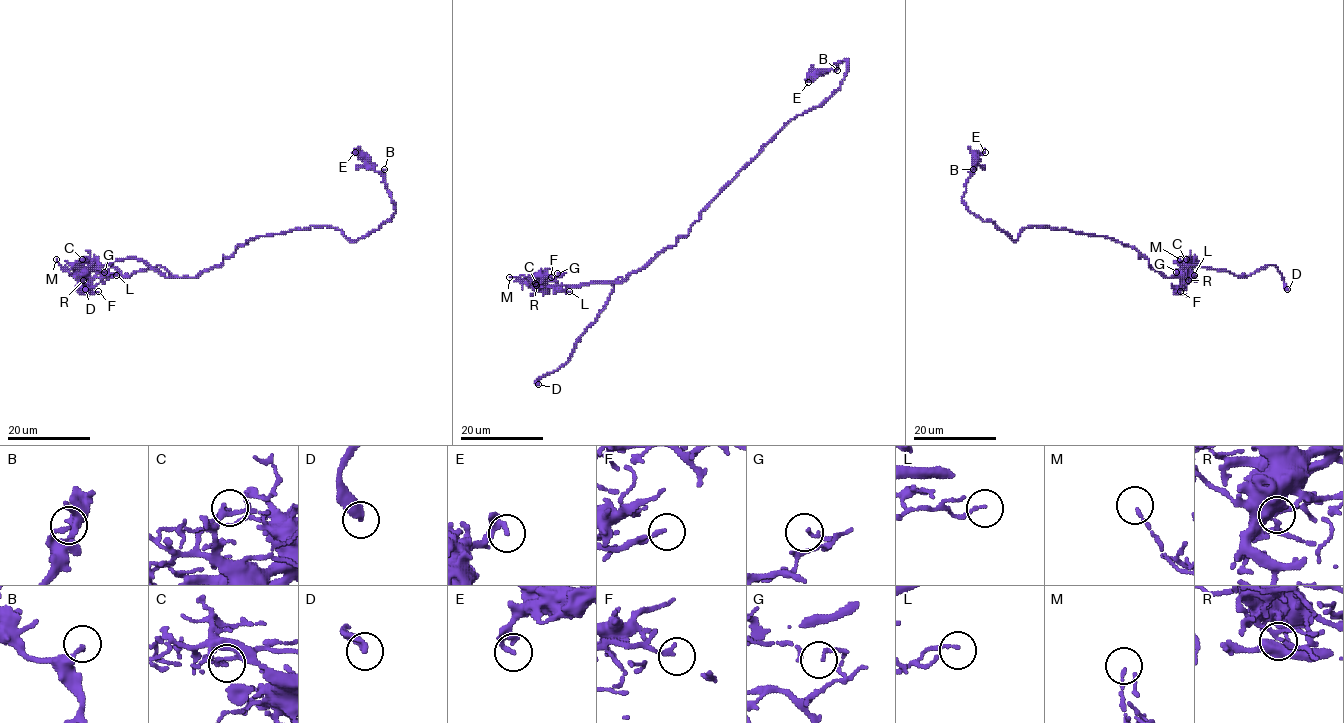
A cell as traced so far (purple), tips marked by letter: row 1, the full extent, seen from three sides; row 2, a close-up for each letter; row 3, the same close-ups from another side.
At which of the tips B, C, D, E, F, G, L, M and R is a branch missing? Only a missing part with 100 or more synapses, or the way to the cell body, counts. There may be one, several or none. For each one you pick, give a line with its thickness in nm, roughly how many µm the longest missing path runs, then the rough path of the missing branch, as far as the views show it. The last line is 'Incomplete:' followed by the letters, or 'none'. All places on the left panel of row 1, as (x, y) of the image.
D: 360 nm thick; about 3 µm are missing
Incomplete: D

